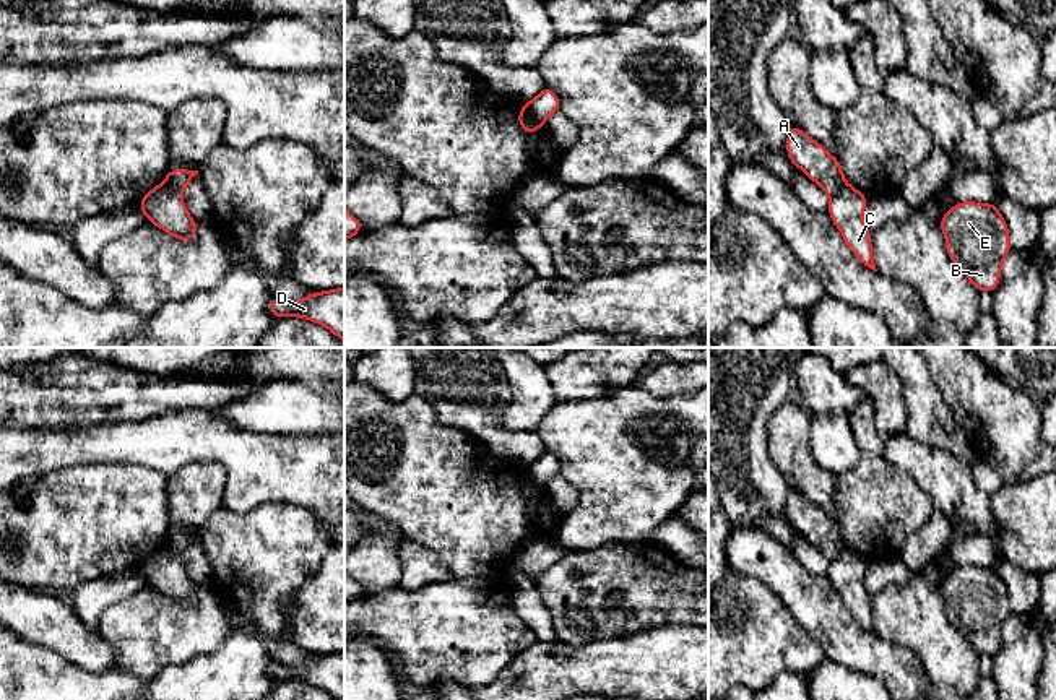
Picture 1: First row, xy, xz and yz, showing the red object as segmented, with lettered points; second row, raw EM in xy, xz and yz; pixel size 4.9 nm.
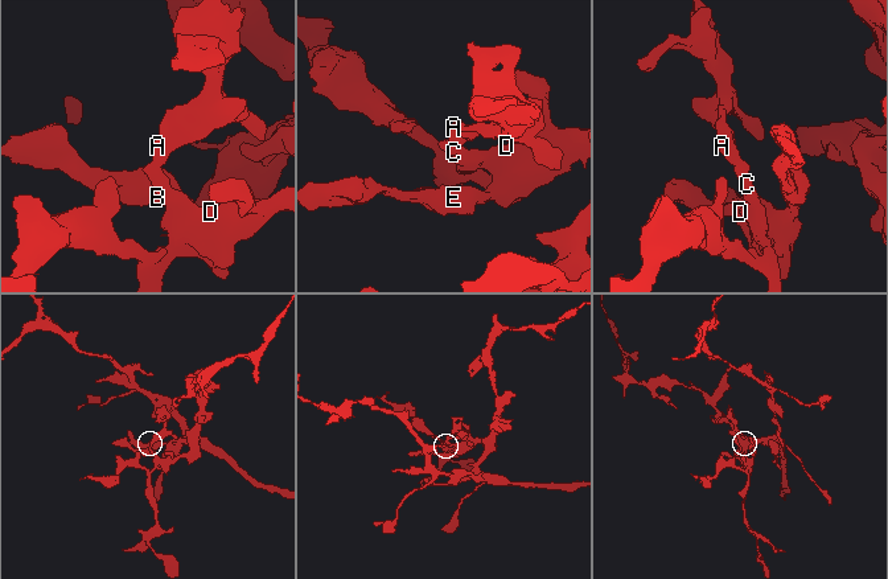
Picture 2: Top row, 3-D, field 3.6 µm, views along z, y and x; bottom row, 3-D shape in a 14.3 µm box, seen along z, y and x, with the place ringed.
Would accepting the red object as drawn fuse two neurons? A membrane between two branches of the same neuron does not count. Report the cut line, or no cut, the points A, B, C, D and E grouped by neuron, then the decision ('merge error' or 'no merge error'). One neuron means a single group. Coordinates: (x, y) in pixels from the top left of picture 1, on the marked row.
cut in xz along (525, 104), (545, 120); A / B C D E; merge error

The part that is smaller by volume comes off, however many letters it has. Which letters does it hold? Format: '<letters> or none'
A

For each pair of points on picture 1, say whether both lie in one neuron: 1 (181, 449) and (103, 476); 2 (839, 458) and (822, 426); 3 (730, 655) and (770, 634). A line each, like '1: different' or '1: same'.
1: different
2: same
3: same

